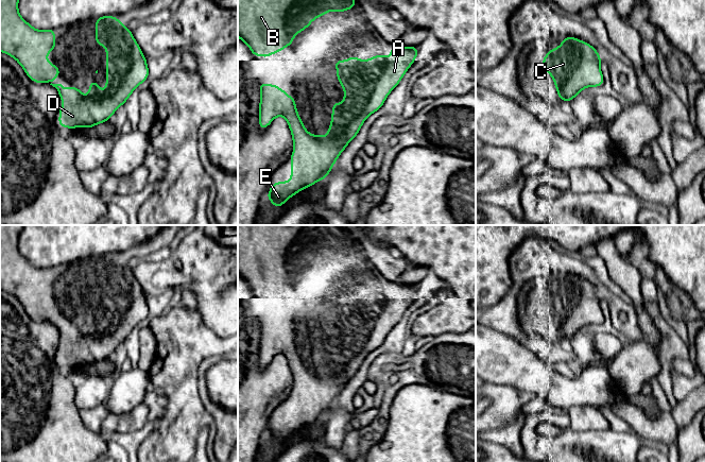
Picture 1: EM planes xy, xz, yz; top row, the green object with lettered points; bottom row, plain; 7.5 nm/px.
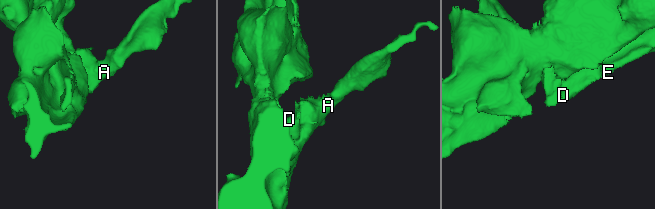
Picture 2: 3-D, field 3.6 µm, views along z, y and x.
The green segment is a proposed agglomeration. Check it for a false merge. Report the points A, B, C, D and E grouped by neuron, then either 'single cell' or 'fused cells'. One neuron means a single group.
groups A B C D E; single cell

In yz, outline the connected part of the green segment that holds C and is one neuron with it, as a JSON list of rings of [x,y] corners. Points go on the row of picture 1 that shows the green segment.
[[[563,37],[562,45],[548,51],[541,59],[543,67],[547,70],[555,83],[557,98],[569,103],[585,87],[599,87],[604,84],[604,78],[600,69],[602,58],[596,48],[577,37]]]

